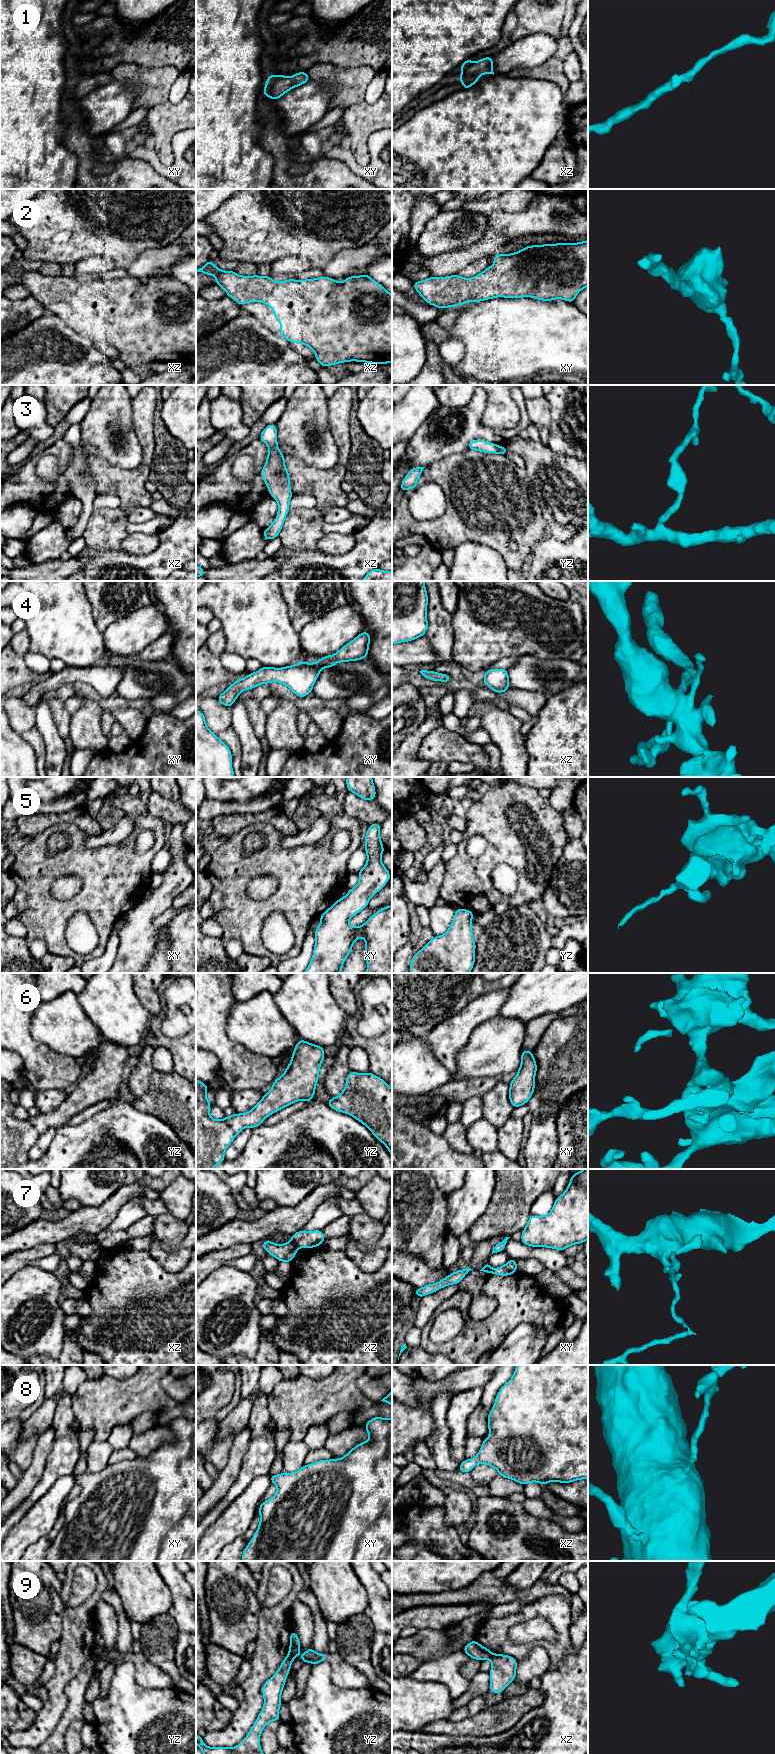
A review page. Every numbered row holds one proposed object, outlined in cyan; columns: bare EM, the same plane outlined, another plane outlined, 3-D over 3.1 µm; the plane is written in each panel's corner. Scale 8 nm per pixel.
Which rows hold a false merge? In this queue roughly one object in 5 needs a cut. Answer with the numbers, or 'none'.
7, 9

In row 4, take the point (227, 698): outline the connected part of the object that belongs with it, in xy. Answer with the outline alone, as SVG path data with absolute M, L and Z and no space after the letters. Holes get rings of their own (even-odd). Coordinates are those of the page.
M363 631L352 641L344 645L333 655L321 657L318 662L299 662L282 668L262 666L255 673L249 673L245 678L236 680L217 699L226 707L231 707L238 695L244 690L253 689L260 684L279 682L286 685L298 697L306 697L323 668L334 667L337 662L362 660L368 656L370 635Z

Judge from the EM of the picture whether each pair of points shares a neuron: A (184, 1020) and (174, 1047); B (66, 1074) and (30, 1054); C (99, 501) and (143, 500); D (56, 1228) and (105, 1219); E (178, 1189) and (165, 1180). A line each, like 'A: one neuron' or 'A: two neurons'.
A: two neurons
B: one neuron
C: two neurons
D: one neuron
E: two neurons

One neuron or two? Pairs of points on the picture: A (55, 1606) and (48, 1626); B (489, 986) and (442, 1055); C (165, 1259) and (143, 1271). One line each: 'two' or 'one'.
A: one
B: two
C: two

